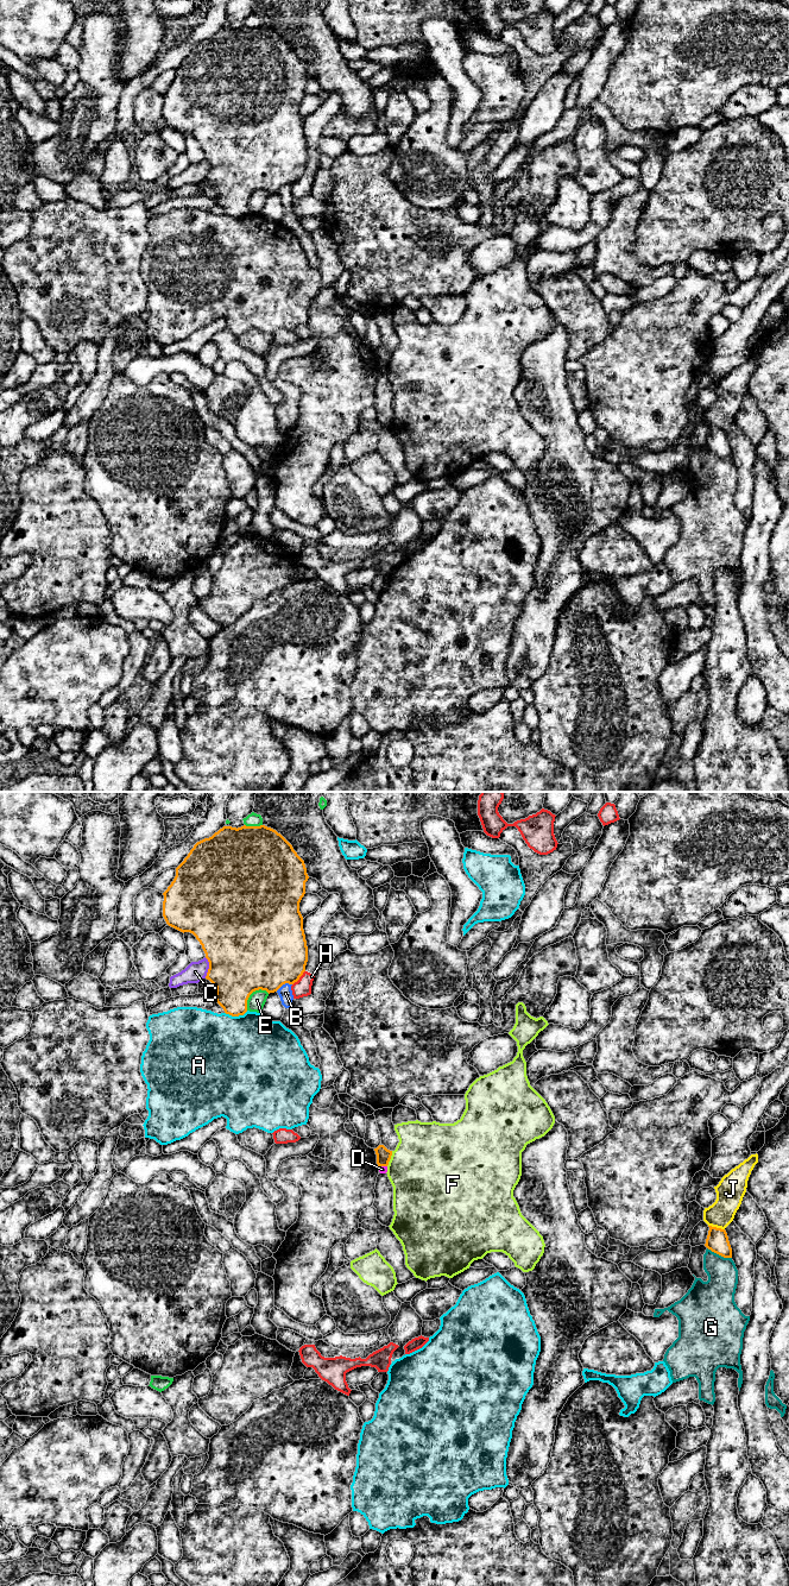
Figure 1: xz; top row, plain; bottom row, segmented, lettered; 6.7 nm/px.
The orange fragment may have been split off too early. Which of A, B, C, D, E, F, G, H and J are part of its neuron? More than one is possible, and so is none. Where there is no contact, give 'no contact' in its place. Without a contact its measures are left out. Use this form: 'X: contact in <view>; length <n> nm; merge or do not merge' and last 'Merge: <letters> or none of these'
A: contact in xz; length 160 nm; do not merge
B: contact in xz; length 120 nm; do not merge
C: contact in xz; length 140 nm; do not merge
D: contact in xz; length 60 nm; do not merge
E: contact in xz; length 200 nm; do not merge
F: contact in xz; length 110 nm; do not merge
G: contact in xz; length 180 nm; do not merge
H: contact in xz; length 130 nm; do not merge
J: contact in xz; length 120 nm; do not merge
Merge: none of these

